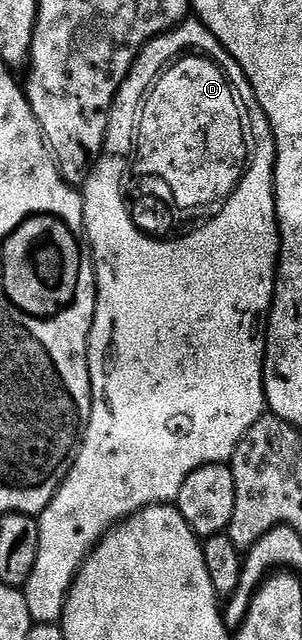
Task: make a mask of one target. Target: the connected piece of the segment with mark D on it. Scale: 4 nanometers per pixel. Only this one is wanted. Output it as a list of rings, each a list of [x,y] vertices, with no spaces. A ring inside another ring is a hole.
[[[186,21],[180,27],[174,27],[172,31],[158,35],[148,45],[142,47],[141,54],[133,62],[133,68],[123,81],[113,102],[113,108],[109,111],[109,132],[105,135],[105,147],[108,151],[121,151],[120,148],[125,147],[125,143],[121,143],[121,135],[125,135],[125,123],[133,123],[133,131],[131,131],[129,153],[123,157],[123,171],[121,171],[121,159],[117,159],[117,155],[101,155],[93,164],[93,170],[89,172],[89,177],[83,184],[85,234],[97,273],[97,308],[89,330],[89,376],[93,390],[93,408],[88,425],[85,427],[85,438],[81,440],[81,447],[77,451],[77,460],[61,482],[61,488],[55,493],[55,497],[45,506],[45,510],[37,519],[39,555],[35,561],[35,569],[31,569],[31,577],[23,588],[27,609],[31,609],[34,624],[57,623],[60,620],[61,611],[65,608],[65,596],[69,593],[73,578],[77,576],[77,570],[97,546],[98,541],[109,532],[110,527],[120,523],[122,519],[128,519],[145,507],[154,507],[157,503],[172,504],[179,489],[183,489],[183,481],[187,481],[187,477],[195,469],[205,467],[208,463],[228,464],[247,429],[251,429],[251,425],[255,425],[255,421],[259,421],[267,411],[265,332],[269,326],[269,311],[273,308],[273,290],[277,287],[279,262],[277,202],[273,196],[273,166],[277,160],[277,150],[271,125],[266,123],[263,109],[239,65],[221,48],[221,42],[199,21]],[[219,161],[241,163],[239,177],[245,179],[241,190],[237,191],[232,203],[229,203],[225,209],[225,215],[221,215],[221,219],[217,219],[213,227],[205,227],[201,235],[193,235],[193,239],[185,239],[185,243],[169,243],[169,247],[161,247],[161,243],[145,243],[145,239],[141,239],[141,235],[137,233],[139,233],[139,225],[143,227],[141,231],[143,235],[147,235],[147,231],[151,229],[151,219],[155,221],[153,213],[157,213],[151,211],[155,205],[153,201],[157,201],[159,205],[167,205],[165,201],[169,201],[169,209],[171,209],[171,201],[175,195],[187,195],[189,177],[209,175],[209,165],[213,167]]]

